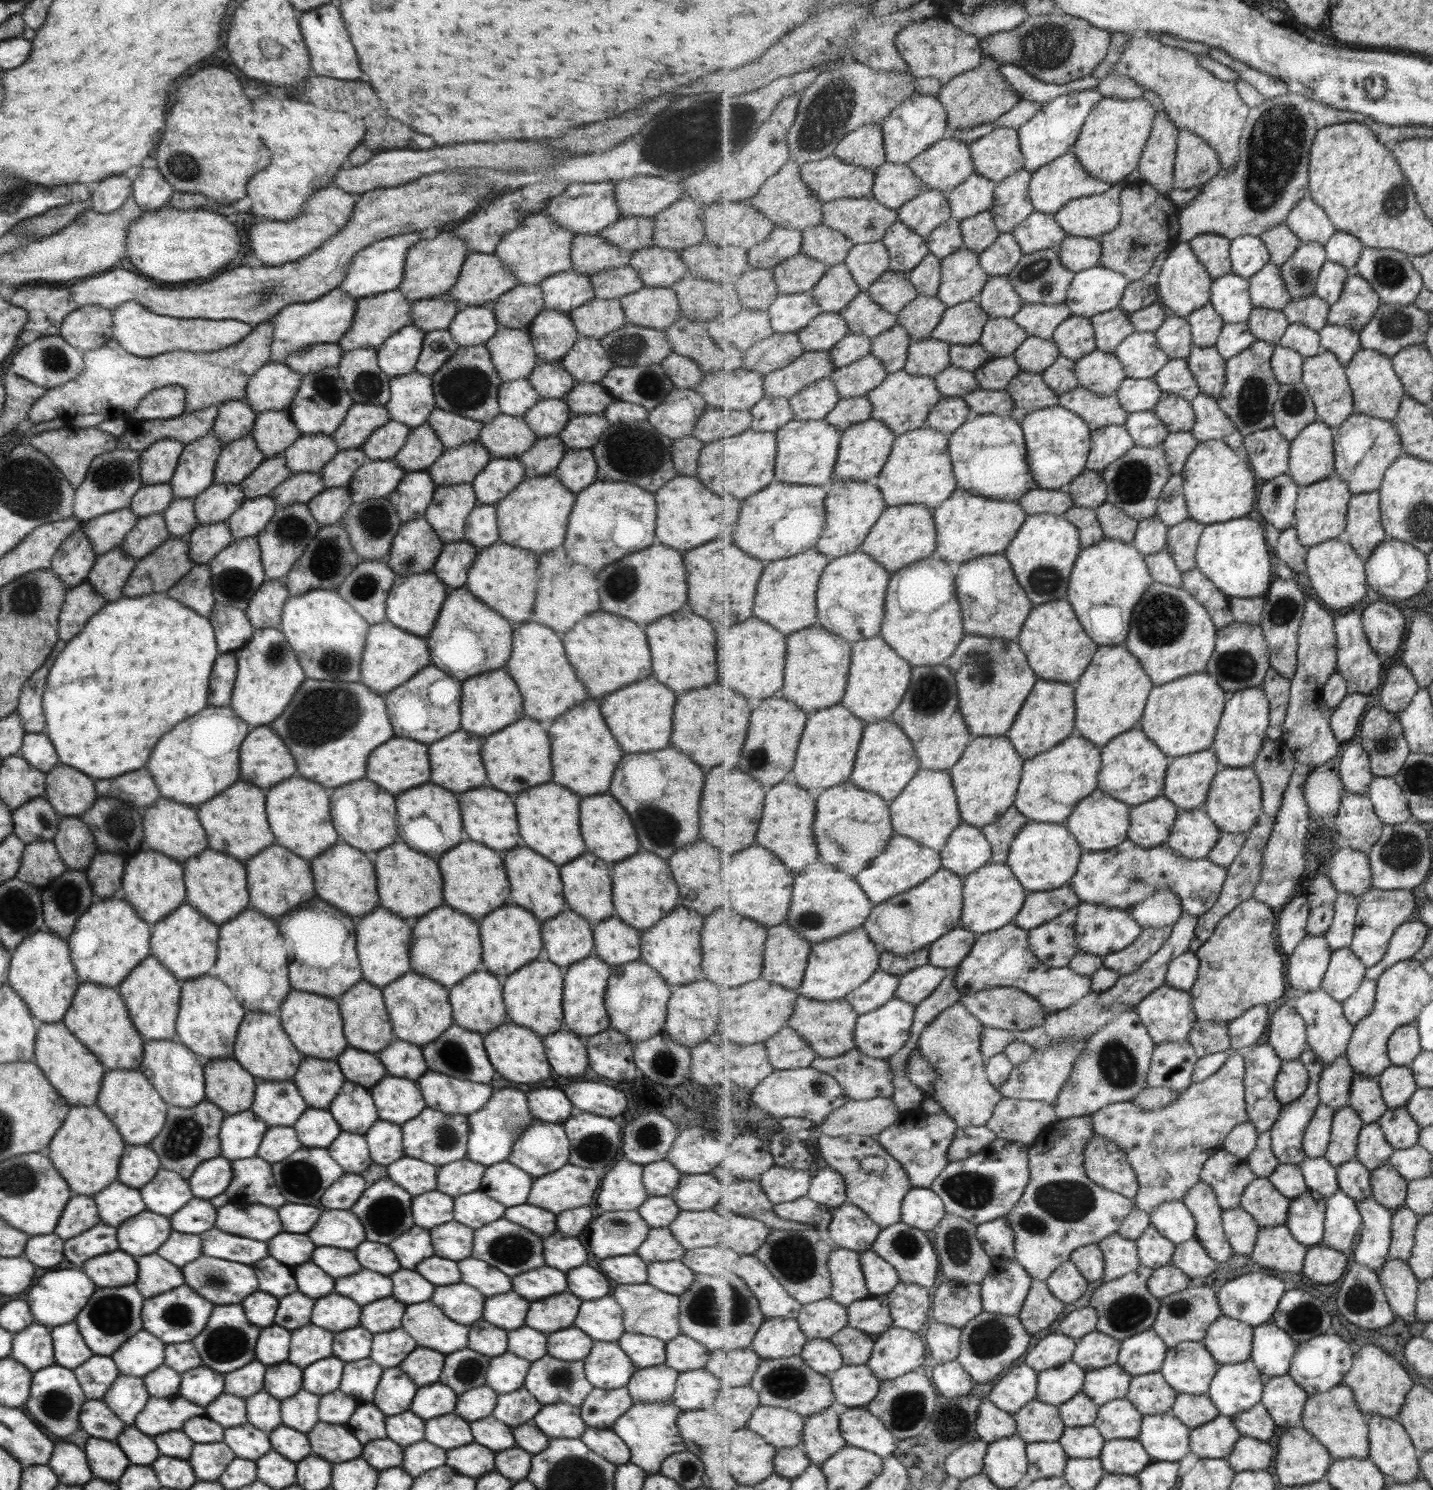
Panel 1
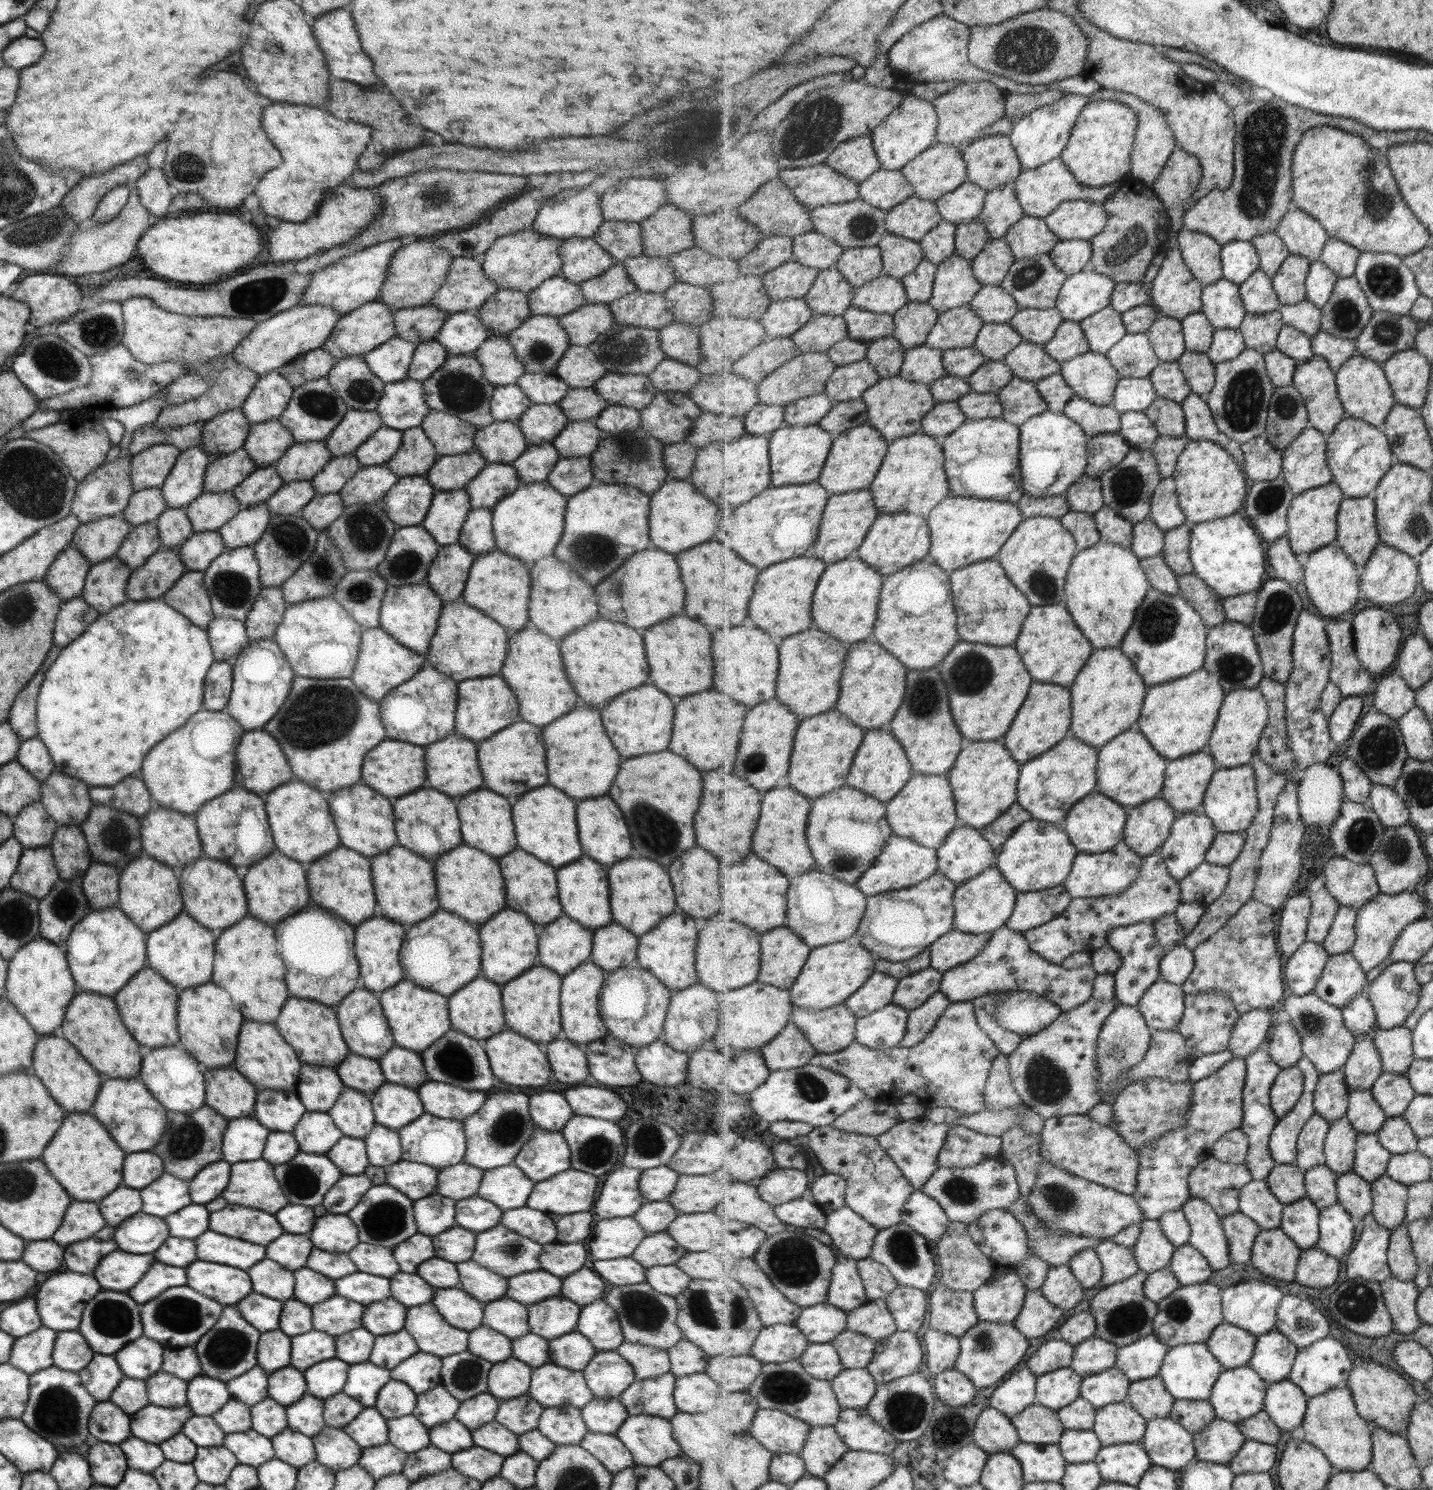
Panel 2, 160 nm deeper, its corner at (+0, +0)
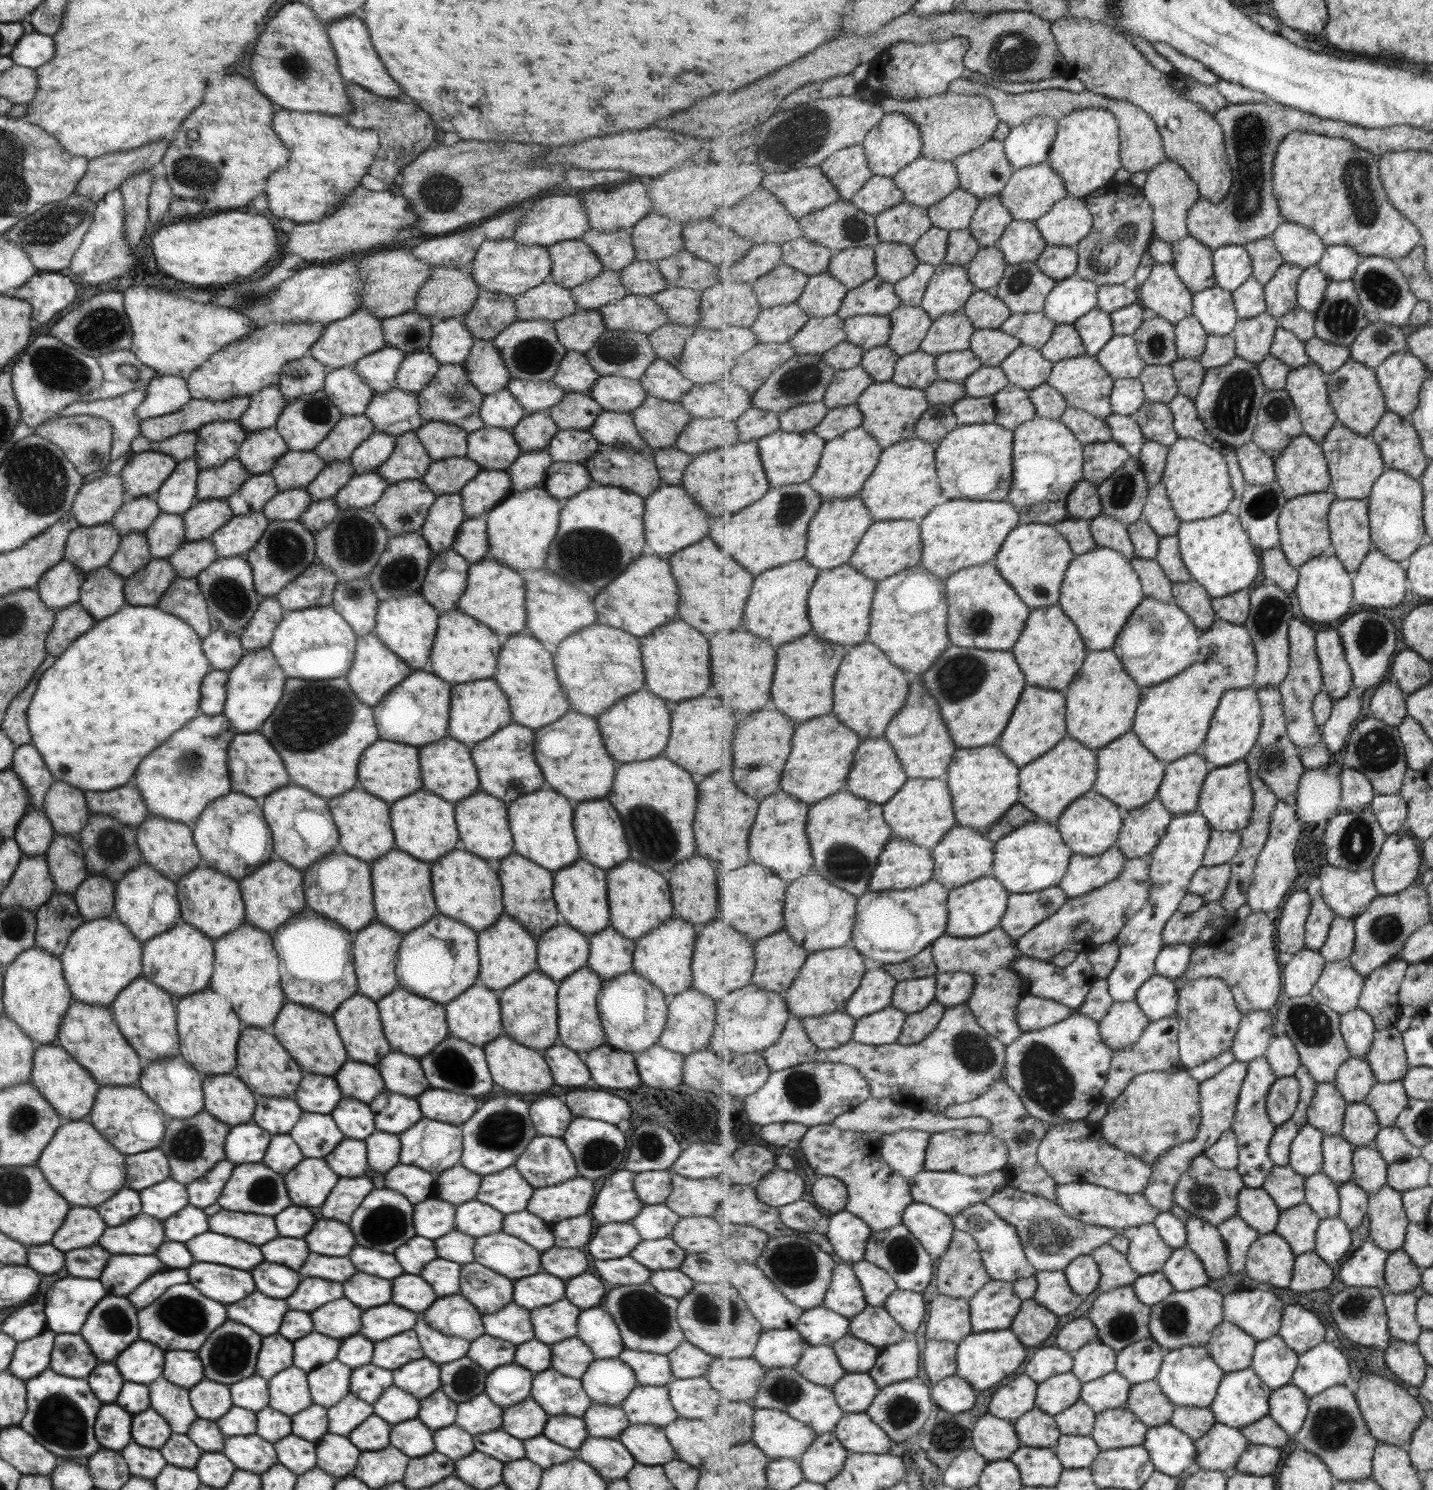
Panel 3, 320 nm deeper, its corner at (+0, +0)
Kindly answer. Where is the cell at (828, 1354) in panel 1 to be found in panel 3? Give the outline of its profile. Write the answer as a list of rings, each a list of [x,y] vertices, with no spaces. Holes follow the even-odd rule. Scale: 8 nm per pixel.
[[[809,1346],[796,1369],[811,1382],[826,1387],[832,1387],[847,1373],[833,1346]]]

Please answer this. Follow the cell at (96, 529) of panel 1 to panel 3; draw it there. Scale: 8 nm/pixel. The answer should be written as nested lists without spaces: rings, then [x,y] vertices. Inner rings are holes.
[[[103,523],[90,527],[78,525],[67,535],[63,559],[68,560],[83,575],[106,566],[119,546],[120,534],[110,525]]]

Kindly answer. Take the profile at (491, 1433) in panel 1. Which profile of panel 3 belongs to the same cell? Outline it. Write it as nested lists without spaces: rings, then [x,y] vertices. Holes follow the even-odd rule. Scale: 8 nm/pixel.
[[[502,1428],[477,1434],[472,1441],[475,1451],[502,1463],[519,1460],[525,1456],[523,1441],[509,1436]]]

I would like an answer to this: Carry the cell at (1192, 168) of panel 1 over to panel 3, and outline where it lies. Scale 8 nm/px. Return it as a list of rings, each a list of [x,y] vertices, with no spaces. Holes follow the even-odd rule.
[[[1169,160],[1155,166],[1148,173],[1148,178],[1140,192],[1150,202],[1154,210],[1155,238],[1173,244],[1190,235],[1189,213],[1202,195],[1197,183],[1191,179],[1191,175],[1183,169],[1183,166]]]

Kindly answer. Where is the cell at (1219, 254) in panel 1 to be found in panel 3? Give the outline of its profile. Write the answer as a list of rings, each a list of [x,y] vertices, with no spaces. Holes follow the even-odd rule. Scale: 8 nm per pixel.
[[[1188,235],[1173,243],[1172,262],[1193,294],[1216,285],[1214,251],[1198,239]]]

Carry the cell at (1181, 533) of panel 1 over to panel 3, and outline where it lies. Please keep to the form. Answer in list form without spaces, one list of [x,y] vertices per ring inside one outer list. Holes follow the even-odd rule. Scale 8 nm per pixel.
[[[1177,535],[1162,537],[1156,559],[1163,567],[1165,575],[1173,580],[1173,584],[1192,580],[1190,570],[1182,559],[1180,540]]]

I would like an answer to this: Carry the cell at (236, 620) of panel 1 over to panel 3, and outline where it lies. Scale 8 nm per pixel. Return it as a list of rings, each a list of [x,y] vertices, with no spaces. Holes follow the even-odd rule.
[[[222,630],[211,631],[206,638],[201,639],[201,650],[211,671],[230,671],[244,653],[239,638]]]

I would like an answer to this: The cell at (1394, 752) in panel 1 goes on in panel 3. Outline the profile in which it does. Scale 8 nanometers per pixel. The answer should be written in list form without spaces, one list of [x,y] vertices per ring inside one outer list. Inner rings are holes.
[[[1367,718],[1356,724],[1348,738],[1344,766],[1366,774],[1378,794],[1401,794],[1409,766],[1406,743],[1402,741],[1399,727],[1387,725],[1377,718]]]

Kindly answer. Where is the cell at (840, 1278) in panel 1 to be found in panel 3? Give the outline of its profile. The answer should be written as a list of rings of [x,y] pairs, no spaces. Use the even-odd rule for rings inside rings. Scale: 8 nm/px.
[[[850,1262],[839,1263],[835,1267],[823,1305],[850,1319],[867,1308],[862,1282]]]

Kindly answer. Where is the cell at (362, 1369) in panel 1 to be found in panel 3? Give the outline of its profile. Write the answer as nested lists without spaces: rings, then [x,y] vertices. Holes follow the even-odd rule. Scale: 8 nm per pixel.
[[[371,1363],[350,1372],[350,1393],[370,1405],[391,1385],[392,1370],[379,1368]]]

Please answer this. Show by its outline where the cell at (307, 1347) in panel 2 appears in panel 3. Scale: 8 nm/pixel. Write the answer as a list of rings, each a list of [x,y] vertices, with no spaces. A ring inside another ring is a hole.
[[[312,1331],[292,1342],[292,1365],[304,1373],[336,1359],[340,1340]]]

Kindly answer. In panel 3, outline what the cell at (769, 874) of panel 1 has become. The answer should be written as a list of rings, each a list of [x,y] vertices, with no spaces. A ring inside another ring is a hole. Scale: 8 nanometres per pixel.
[[[751,864],[751,866],[745,866],[741,870],[735,870],[735,872],[719,872],[717,874],[716,913],[714,920],[723,922],[723,924],[733,922],[733,926],[737,930],[743,930],[743,934],[746,934],[755,942],[775,932],[783,931],[786,926],[785,896],[788,891],[787,886],[789,884],[782,878],[779,878],[779,876],[775,876],[771,868],[765,868],[765,866],[759,866],[759,864]]]

